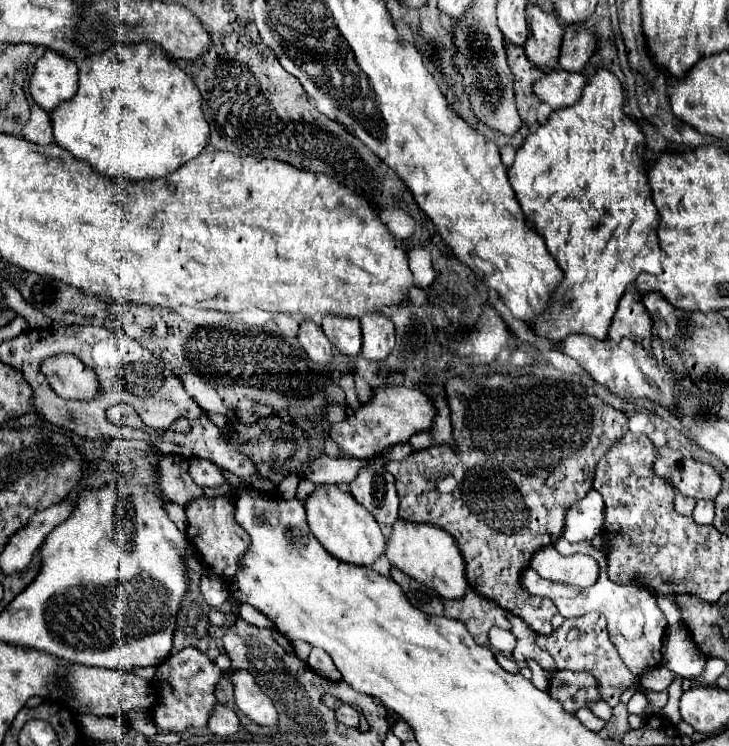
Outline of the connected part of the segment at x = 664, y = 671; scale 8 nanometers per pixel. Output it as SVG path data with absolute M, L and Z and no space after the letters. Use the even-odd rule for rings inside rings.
M657 666L657 668L653 668L653 670L643 672L643 674L641 674L641 682L643 682L645 688L659 692L659 690L667 690L669 684L675 680L675 676L677 676L677 674L671 672L669 668Z

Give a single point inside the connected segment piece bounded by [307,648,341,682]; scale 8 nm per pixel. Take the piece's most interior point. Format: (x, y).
(319, 661)

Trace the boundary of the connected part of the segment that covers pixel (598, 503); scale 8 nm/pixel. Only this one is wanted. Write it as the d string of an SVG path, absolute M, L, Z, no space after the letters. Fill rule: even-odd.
M589 490L583 500L573 502L565 514L563 538L567 542L591 540L603 532L603 496L597 490Z

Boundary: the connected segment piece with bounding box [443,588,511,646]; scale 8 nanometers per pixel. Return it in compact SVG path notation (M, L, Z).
M471 588L467 590L465 598L443 600L443 604L447 604L445 616L463 622L467 626L469 634L473 636L473 640L481 646L487 646L487 642L489 642L489 638L487 638L489 628L501 626L505 630L511 630L507 612L499 604L483 598L481 594L475 594L475 590L471 590Z

